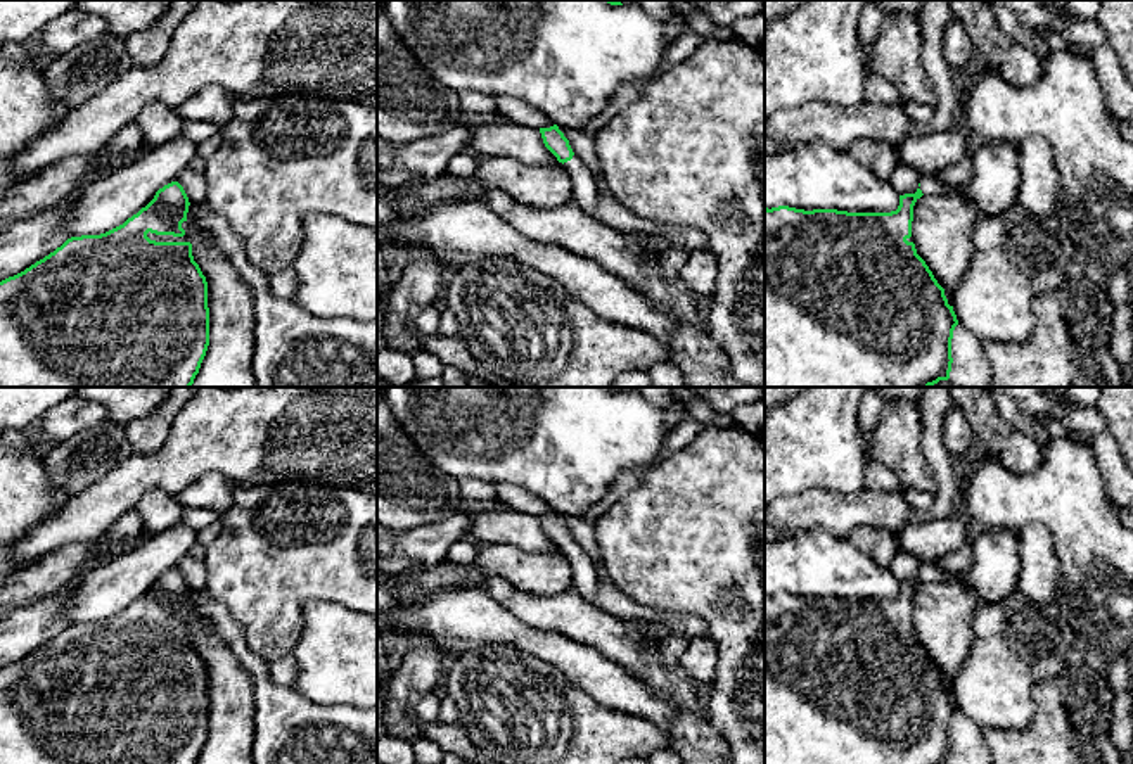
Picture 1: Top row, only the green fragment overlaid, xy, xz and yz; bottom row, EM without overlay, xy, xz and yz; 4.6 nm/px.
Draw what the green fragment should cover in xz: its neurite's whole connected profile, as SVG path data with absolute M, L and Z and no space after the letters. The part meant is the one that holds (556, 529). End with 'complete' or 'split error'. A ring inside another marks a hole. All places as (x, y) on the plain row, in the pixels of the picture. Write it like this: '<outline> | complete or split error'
M557 512L540 515L545 534L557 544L571 562L573 586L583 598L590 600L599 588L599 576L585 550L573 539L569 527Z | split error

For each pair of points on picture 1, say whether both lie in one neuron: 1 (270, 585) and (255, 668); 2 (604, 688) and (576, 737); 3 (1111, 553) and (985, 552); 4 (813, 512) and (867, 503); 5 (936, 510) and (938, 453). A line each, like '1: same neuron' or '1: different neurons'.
1: different neurons
2: different neurons
3: different neurons
4: same neuron
5: same neuron

